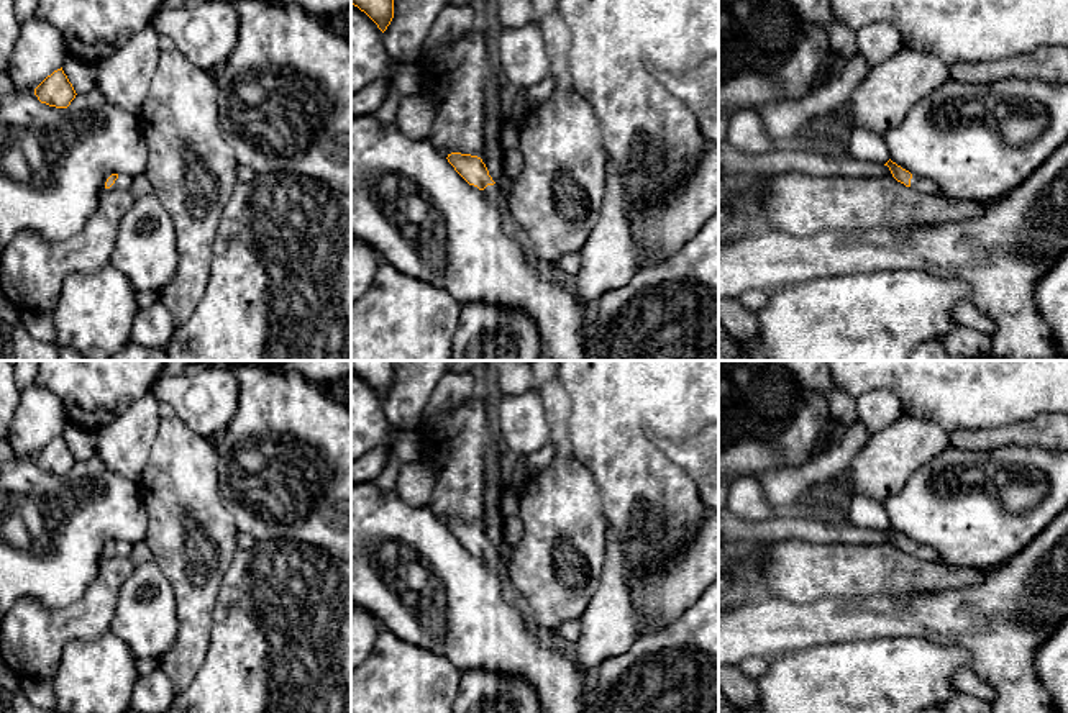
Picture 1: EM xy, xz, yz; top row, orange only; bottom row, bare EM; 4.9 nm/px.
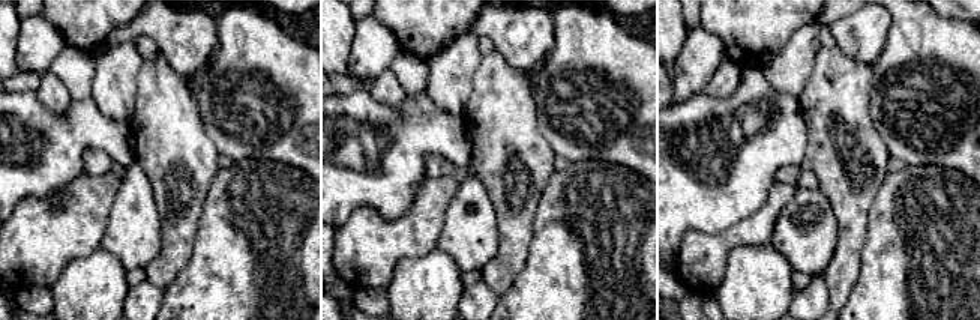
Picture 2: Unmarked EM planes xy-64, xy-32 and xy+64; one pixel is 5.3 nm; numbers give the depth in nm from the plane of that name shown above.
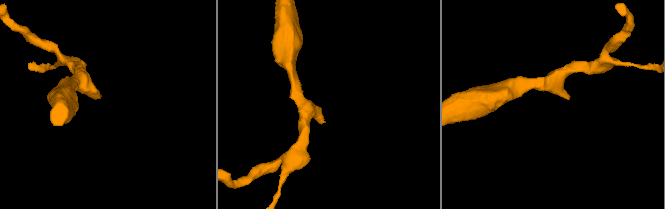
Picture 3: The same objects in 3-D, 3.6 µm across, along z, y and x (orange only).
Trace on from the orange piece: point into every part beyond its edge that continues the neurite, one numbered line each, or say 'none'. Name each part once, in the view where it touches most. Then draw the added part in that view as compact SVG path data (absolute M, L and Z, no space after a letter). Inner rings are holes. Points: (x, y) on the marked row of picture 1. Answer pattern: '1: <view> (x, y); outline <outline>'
1: xy (123, 181); outline M118 174L118 179L110 188L130 188L131 179L133 179L131 175Z

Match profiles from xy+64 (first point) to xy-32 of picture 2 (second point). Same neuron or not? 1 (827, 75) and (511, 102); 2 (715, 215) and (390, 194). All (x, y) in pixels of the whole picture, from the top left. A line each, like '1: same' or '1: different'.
1: same
2: same

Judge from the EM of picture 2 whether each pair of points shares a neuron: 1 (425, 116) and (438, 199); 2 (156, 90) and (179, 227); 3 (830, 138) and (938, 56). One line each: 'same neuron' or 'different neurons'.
1: different neurons
2: same neuron
3: different neurons

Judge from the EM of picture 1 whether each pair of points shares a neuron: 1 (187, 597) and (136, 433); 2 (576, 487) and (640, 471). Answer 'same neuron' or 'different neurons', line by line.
1: different neurons
2: different neurons

